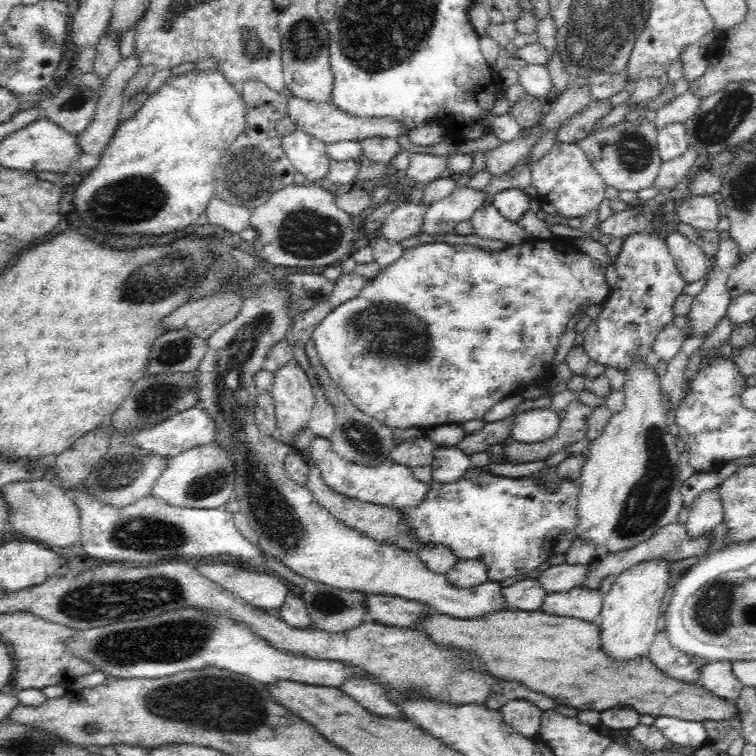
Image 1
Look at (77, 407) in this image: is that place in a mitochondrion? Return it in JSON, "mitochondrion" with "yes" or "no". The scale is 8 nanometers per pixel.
{"mitochondrion":"no"}

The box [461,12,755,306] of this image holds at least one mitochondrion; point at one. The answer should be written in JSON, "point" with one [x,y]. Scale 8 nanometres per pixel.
{"point":[635,153]}

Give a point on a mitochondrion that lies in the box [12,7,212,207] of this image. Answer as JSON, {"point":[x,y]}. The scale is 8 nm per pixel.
{"point":[46,37]}

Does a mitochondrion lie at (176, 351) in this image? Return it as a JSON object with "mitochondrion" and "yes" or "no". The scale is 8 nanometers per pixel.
{"mitochondrion":"yes"}

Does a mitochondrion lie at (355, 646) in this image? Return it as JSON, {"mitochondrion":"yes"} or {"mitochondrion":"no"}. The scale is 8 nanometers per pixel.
{"mitochondrion":"no"}

